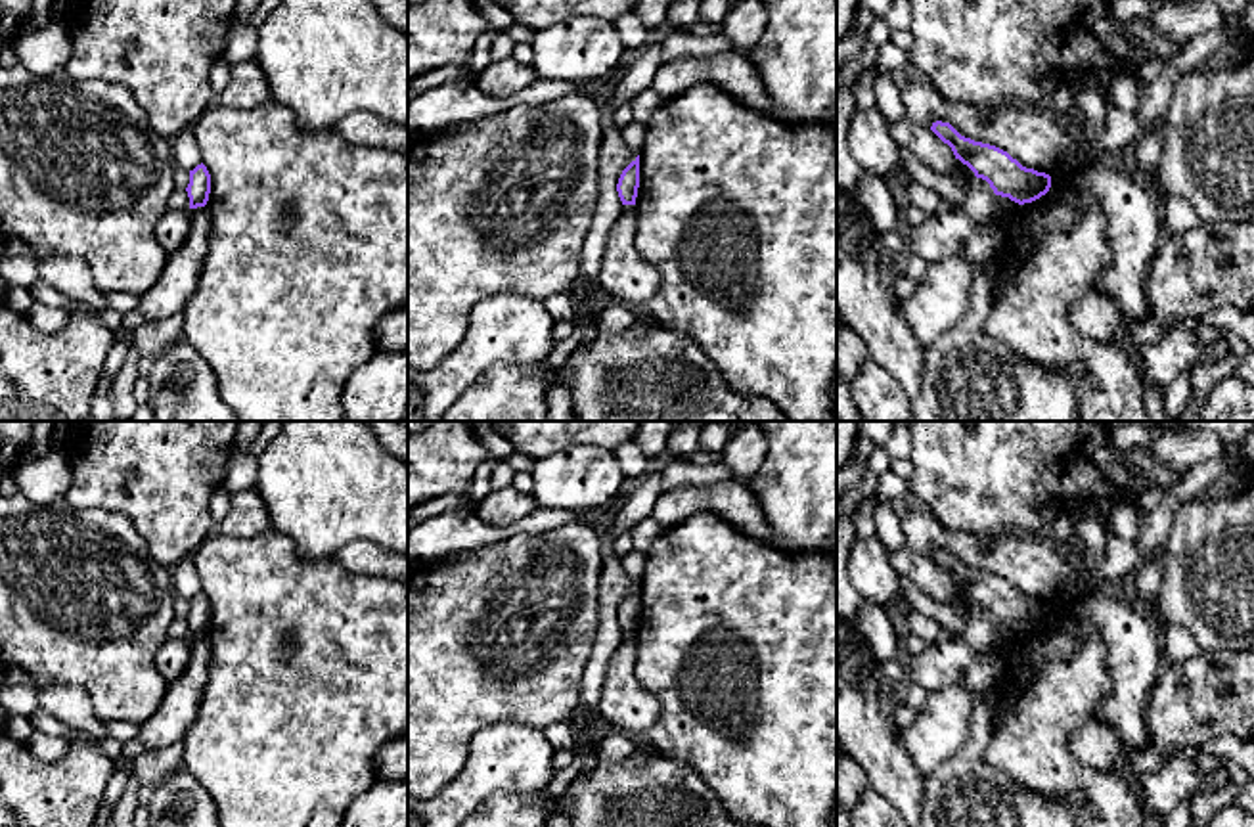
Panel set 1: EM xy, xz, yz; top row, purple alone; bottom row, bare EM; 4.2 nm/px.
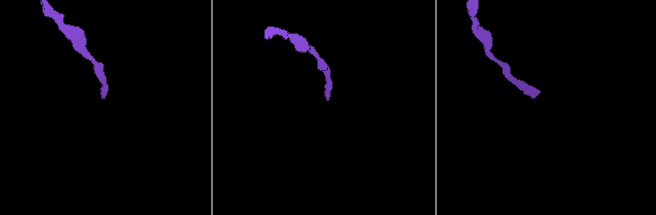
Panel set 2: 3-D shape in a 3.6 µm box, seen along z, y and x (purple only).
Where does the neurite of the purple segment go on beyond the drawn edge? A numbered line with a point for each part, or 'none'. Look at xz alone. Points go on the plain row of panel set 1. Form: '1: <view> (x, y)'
none

